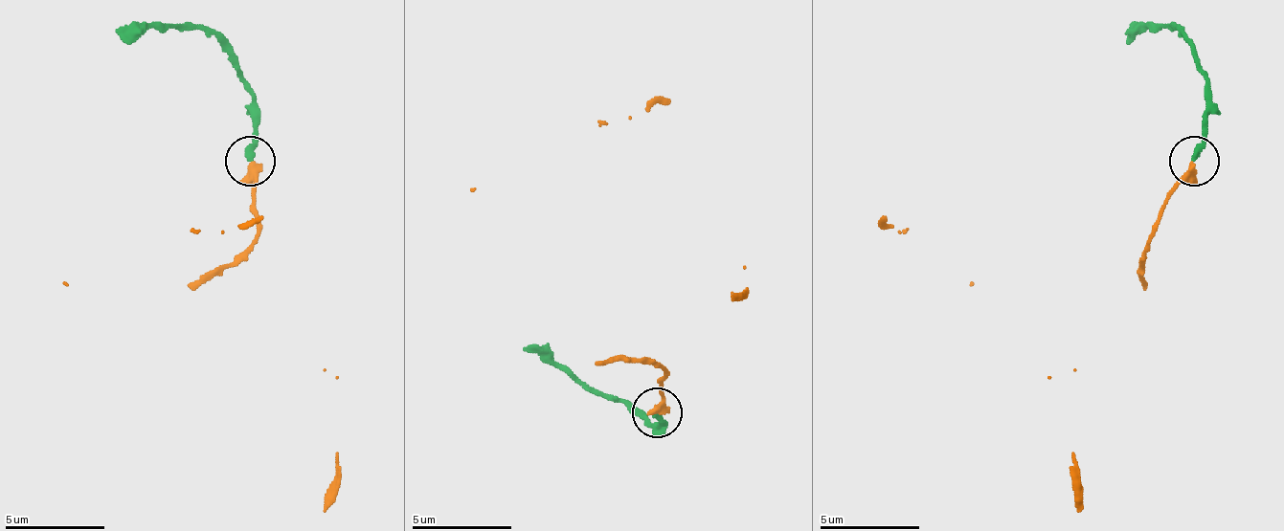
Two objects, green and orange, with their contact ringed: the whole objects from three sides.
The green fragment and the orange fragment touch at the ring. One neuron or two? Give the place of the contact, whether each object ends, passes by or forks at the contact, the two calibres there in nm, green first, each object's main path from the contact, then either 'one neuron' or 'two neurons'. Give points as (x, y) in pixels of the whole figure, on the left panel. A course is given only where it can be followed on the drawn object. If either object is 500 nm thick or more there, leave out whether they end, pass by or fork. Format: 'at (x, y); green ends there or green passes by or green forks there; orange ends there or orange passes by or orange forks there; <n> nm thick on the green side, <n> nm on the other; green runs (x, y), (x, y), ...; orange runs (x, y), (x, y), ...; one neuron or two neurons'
at (250, 161); green ends there; orange ends there; 320 nm thick on the green side, 440 nm on the other; green runs (248, 162), (254, 87), (223, 48), (198, 28), (114, 33); orange runs (248, 162), (259, 236), (229, 261), (189, 286), (69, 286), (263, 217); two neurons

